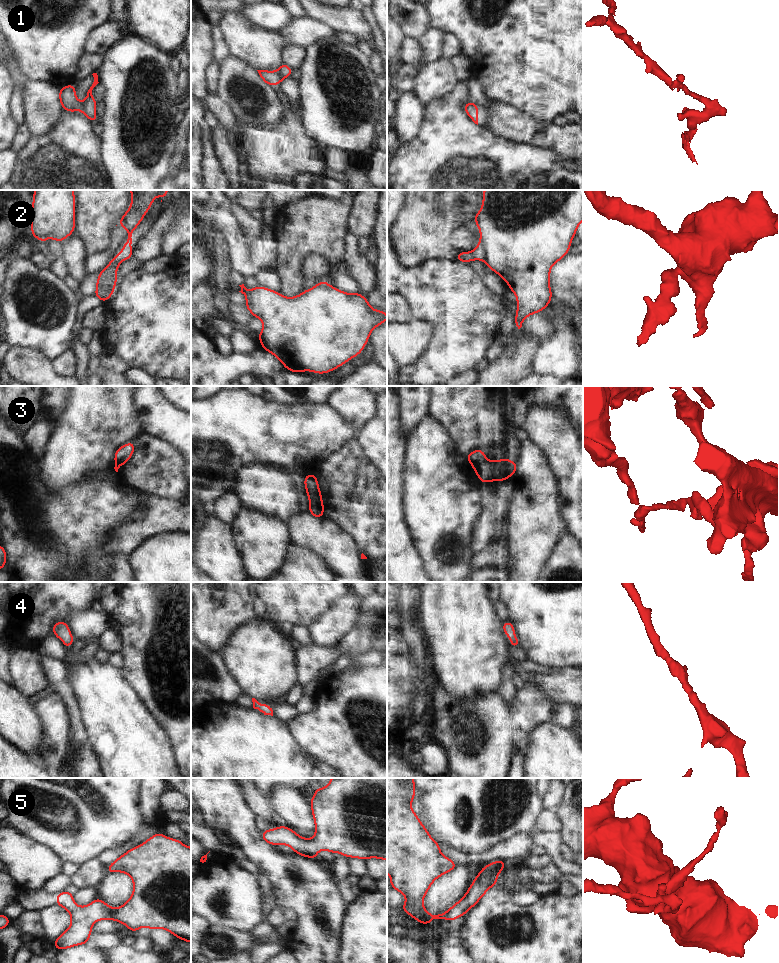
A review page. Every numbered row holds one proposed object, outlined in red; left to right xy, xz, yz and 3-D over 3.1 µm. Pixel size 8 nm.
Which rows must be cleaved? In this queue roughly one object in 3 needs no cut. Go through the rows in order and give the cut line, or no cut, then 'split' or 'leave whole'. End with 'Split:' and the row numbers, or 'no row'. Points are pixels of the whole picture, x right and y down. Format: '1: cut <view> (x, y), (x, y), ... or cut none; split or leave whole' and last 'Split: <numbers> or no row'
1: cut xy (81, 104), (82, 111); split
2: cut yz (478, 245), (485, 251), (484, 259); split
3: cut yz (486, 459), (474, 469); split
4: cut none; leave whole
5: cut none; leave whole
Split: 1, 2, 3

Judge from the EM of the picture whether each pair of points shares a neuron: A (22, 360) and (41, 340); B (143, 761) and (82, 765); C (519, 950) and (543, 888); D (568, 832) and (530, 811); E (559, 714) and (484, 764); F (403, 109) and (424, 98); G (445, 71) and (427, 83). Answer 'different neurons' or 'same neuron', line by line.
A: different neurons
B: different neurons
C: different neurons
D: different neurons
E: different neurons
F: different neurons
G: same neuron

